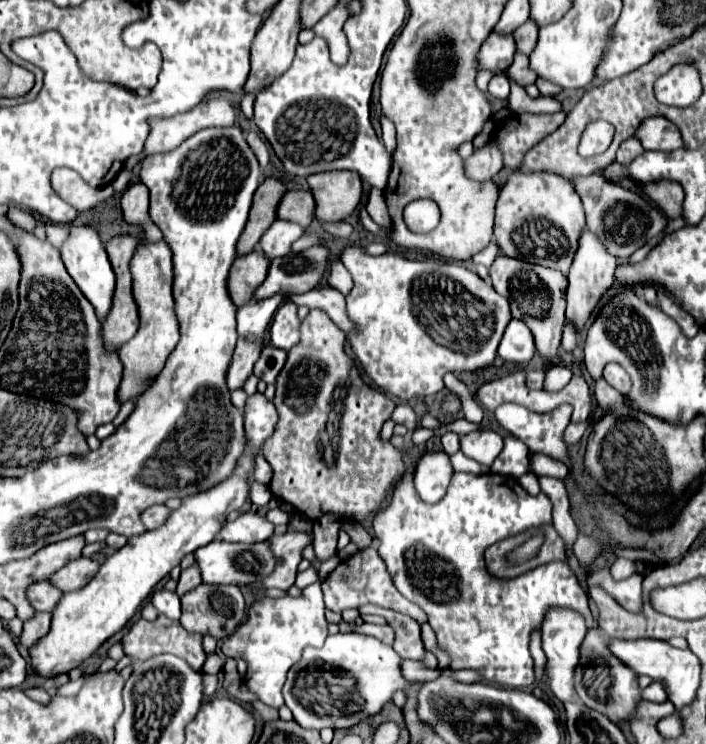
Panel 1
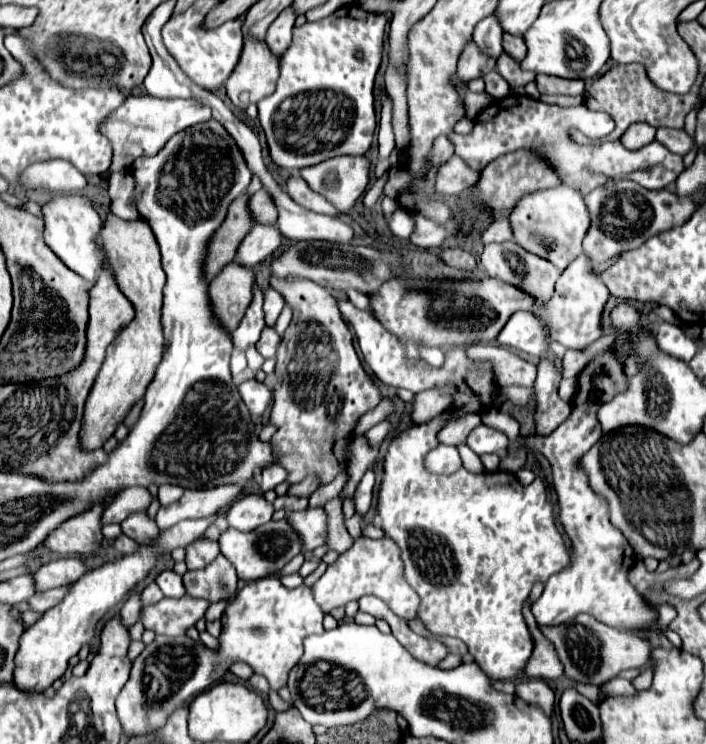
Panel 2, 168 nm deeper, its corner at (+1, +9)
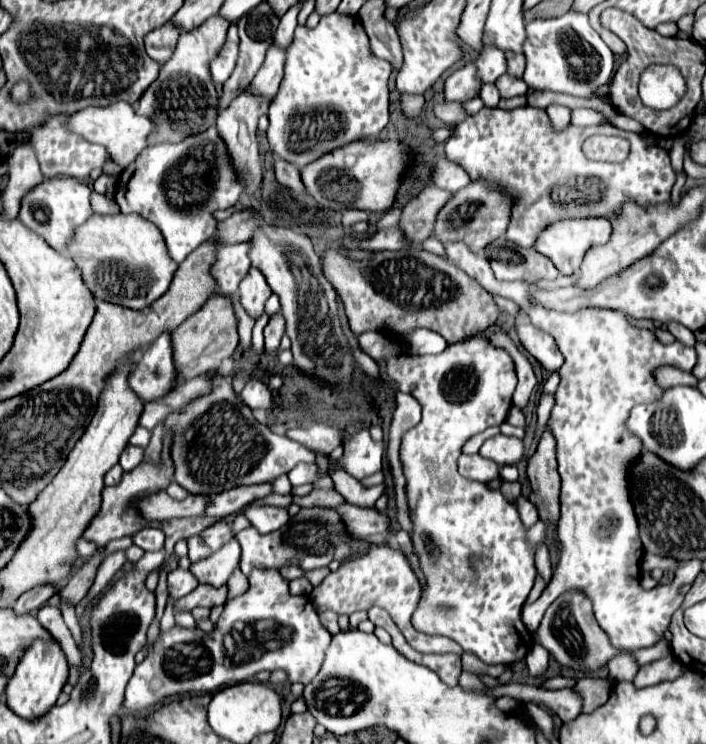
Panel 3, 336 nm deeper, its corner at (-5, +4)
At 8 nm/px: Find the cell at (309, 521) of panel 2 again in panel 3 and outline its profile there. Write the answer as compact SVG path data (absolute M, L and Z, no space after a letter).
M343 503L337 507L337 513L347 523L347 529L351 531L351 535L359 539L369 539L373 535L385 535L391 531L389 529L391 519L385 513L377 511L375 507L359 507L359 505Z

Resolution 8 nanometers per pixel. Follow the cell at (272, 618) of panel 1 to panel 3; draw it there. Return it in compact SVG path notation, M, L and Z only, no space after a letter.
M255 567L255 571L251 571L249 575L249 589L243 595L225 601L225 609L211 633L205 633L197 627L187 629L175 625L169 631L159 633L155 641L149 643L145 661L135 667L135 673L127 683L123 705L129 713L141 713L145 707L169 695L193 693L193 691L215 693L225 685L247 681L255 677L259 671L277 671L277 669L287 671L291 683L307 685L309 679L313 679L319 673L329 643L331 643L331 633L321 625L311 599L305 595L291 595L289 581L283 579L277 569Z

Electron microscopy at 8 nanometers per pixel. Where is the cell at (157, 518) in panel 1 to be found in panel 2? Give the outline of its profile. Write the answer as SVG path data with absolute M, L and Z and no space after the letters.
M217 486L211 490L185 490L183 498L173 502L171 506L161 506L155 522L161 530L175 526L187 518L203 518L211 516L223 508L227 508L241 494L239 486Z

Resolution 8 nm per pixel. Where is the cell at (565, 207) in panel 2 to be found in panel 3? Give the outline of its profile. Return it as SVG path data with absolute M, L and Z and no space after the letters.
M567 219L543 229L543 233L535 243L535 251L549 257L561 275L573 275L579 269L587 249L591 245L607 243L609 237L611 237L611 223L607 219Z

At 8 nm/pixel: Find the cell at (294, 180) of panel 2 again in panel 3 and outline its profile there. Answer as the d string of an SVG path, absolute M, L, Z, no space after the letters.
M277 159L275 161L275 177L281 185L297 191L297 193L303 193L305 187L301 183L301 175L299 175L299 167L295 167L293 163L287 163L283 159Z

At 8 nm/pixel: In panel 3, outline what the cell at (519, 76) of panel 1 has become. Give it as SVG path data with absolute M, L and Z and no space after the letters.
M503 75L495 81L495 87L499 87L499 93L501 93L501 99L509 99L509 97L517 97L517 95L525 95L527 93L527 85L523 79L517 79L517 77L511 77L511 75Z

